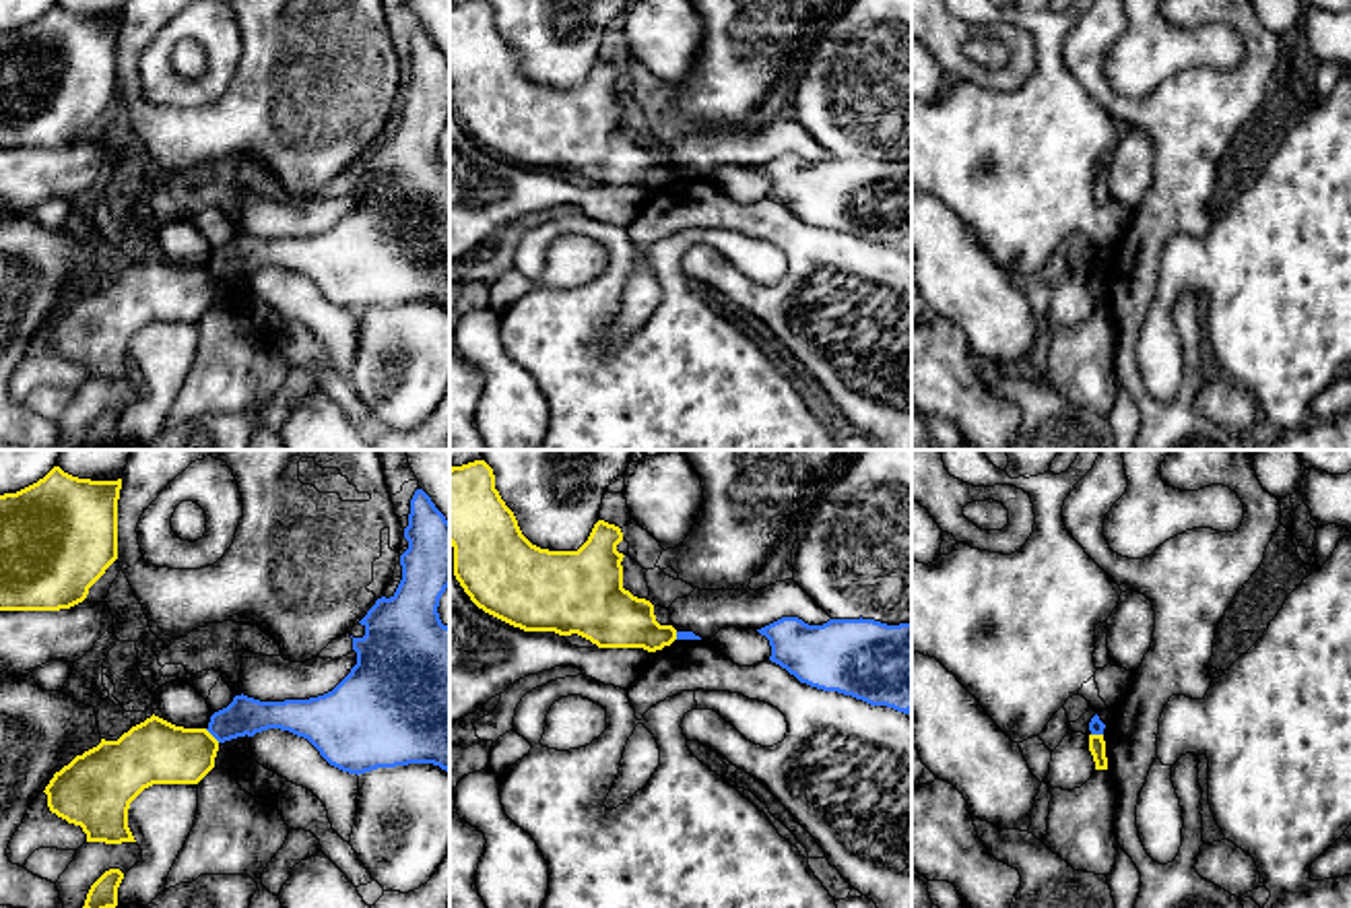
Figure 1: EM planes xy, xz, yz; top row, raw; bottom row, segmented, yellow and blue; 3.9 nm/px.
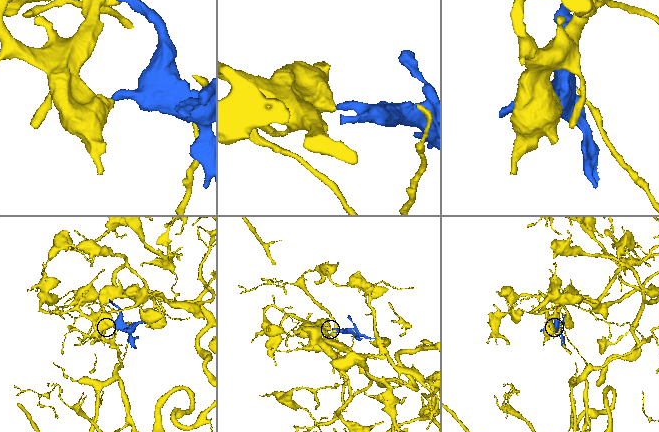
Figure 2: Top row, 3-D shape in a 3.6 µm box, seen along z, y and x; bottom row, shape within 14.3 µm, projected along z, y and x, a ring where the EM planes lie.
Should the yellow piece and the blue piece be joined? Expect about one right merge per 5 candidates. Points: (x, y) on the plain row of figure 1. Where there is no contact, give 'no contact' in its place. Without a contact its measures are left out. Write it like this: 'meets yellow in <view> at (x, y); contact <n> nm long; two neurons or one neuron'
meets yellow in xy at (211, 273); contact 80 nm long; two neurons

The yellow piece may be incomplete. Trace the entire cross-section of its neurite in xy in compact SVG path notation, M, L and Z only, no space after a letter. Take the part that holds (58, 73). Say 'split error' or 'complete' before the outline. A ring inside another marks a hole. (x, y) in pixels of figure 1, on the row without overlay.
complete; M54 4L37 21L0 33L0 149L60 149L83 140L118 97L122 17L78 17Z

